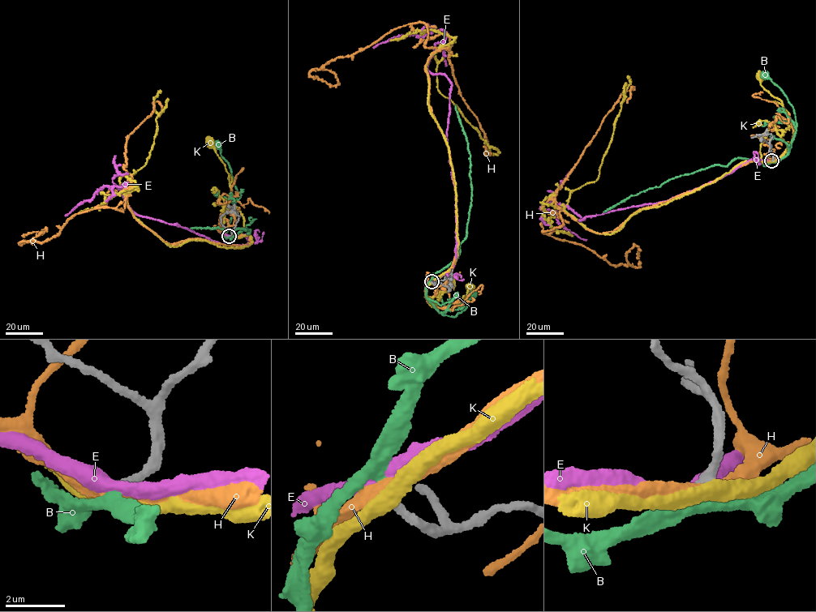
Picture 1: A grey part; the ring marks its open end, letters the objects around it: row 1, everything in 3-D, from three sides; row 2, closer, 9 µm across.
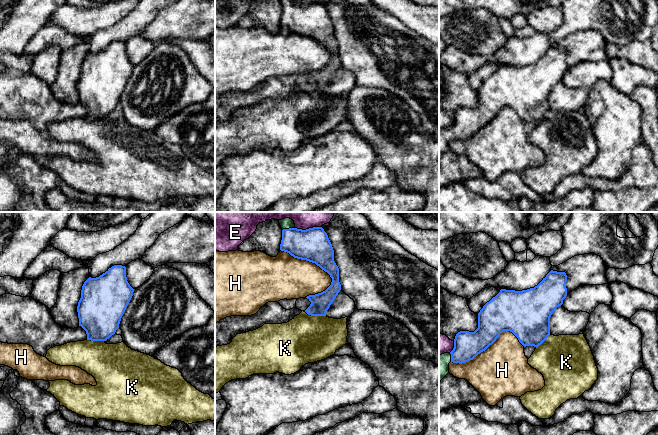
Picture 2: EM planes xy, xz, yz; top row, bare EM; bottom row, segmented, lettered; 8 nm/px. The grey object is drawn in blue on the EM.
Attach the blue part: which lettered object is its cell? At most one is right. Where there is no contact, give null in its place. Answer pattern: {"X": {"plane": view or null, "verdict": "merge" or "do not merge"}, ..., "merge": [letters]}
{"B": {"plane": "xz", "verdict": "merge"}, "E": {"plane": "xz", "verdict": "do not merge"}, "H": {"plane": "xz", "verdict": "do not merge"}, "K": {"plane": "xz", "verdict": "do not merge"}, "merge": ["B"]}

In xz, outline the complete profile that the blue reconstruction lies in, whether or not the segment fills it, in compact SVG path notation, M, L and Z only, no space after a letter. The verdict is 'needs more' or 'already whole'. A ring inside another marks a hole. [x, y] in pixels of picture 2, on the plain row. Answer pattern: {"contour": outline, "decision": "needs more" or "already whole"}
{"contour": "M280 0L282 16L280 26L297 35L315 39L332 54L331 61L323 68L309 71L311 78L305 86L311 92L326 92L326 88L341 66L339 44L334 37L334 26L322 3L297 5L295 0Z", "decision": "needs more"}

